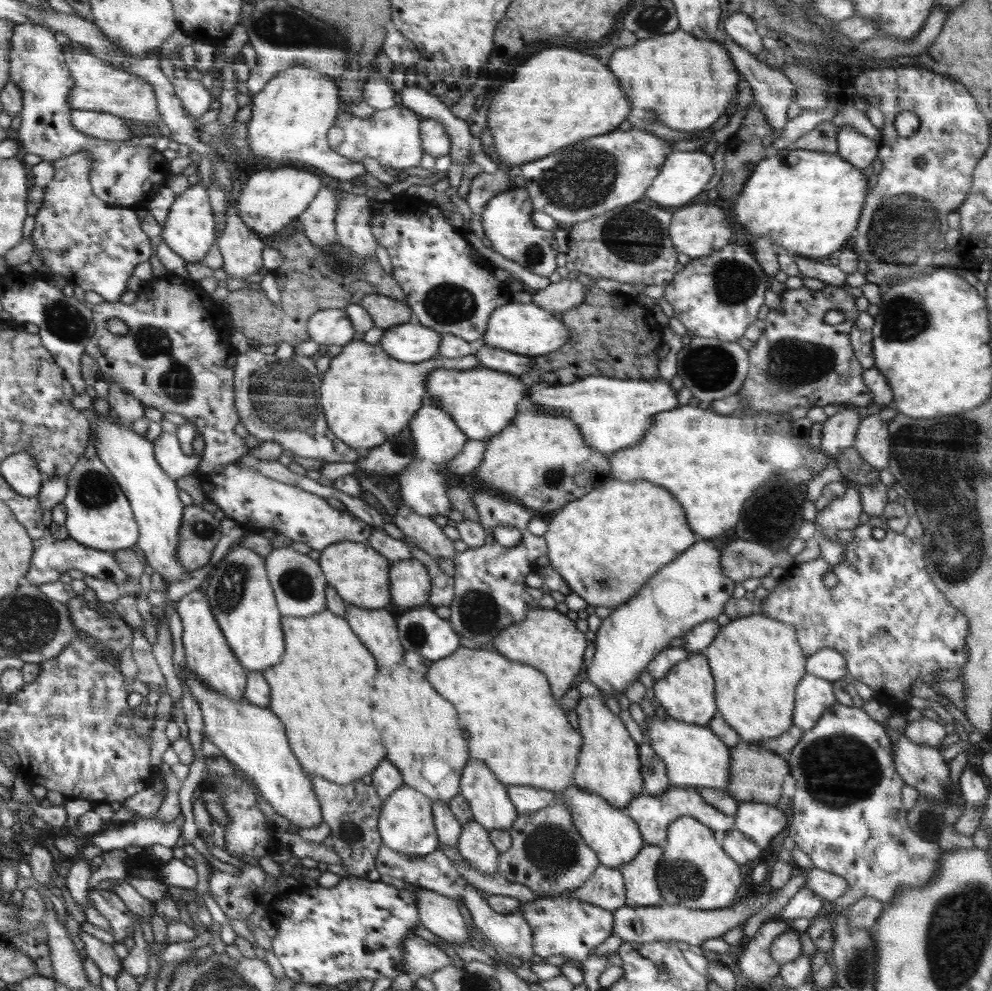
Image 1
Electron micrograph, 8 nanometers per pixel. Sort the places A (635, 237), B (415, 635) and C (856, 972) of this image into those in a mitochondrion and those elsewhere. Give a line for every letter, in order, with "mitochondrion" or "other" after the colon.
A: mitochondrion
B: mitochondrion
C: mitochondrion

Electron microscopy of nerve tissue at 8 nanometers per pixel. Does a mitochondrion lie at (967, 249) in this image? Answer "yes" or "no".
no

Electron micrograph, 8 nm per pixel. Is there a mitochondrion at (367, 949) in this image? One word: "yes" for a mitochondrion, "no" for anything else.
no

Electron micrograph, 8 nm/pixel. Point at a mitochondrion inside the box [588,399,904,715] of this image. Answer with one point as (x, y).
(741, 555)

